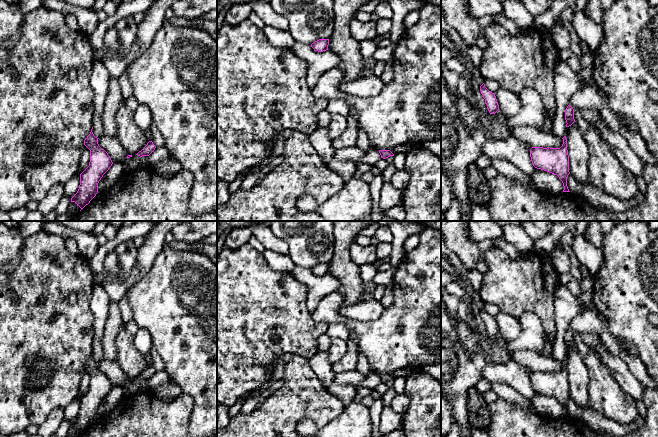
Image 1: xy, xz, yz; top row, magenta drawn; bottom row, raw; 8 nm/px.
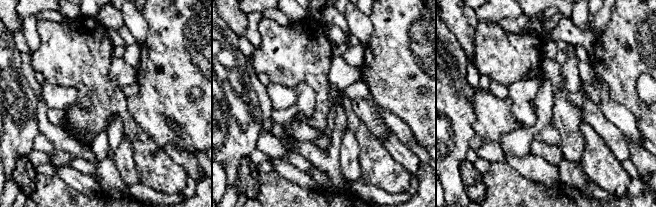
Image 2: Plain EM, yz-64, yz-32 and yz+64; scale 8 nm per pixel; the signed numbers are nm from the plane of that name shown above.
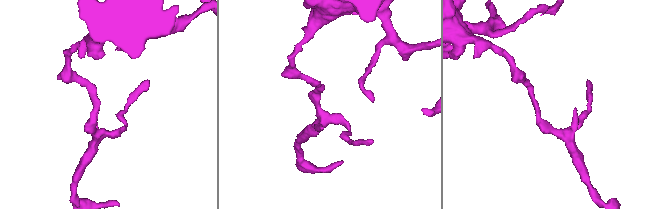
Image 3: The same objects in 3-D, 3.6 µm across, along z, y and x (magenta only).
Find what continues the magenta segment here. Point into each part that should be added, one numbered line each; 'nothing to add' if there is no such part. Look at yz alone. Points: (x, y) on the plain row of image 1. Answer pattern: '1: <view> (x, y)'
1: yz (588, 321)

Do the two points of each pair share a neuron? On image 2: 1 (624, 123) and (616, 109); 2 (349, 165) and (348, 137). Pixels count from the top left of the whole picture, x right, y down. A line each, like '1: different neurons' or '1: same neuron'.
1: same neuron
2: same neuron

